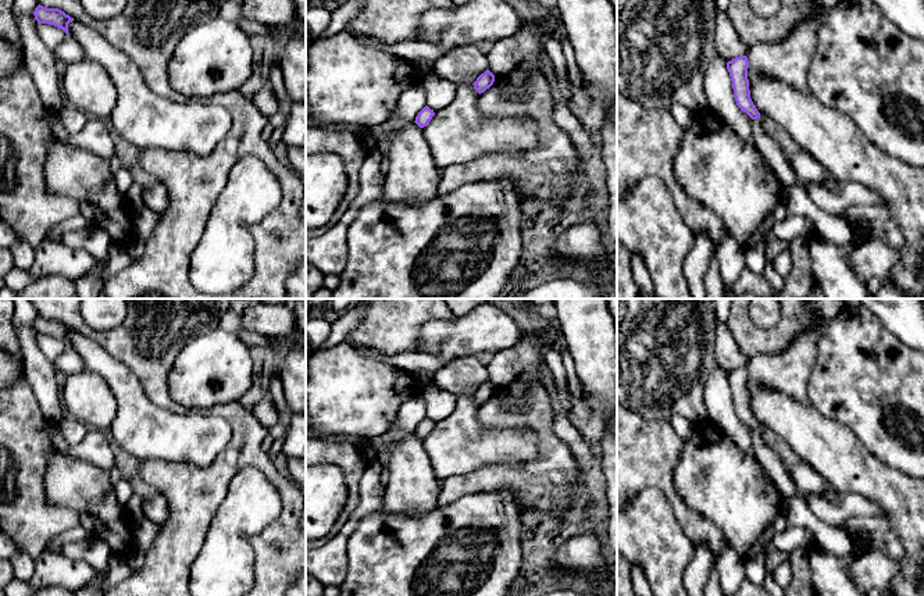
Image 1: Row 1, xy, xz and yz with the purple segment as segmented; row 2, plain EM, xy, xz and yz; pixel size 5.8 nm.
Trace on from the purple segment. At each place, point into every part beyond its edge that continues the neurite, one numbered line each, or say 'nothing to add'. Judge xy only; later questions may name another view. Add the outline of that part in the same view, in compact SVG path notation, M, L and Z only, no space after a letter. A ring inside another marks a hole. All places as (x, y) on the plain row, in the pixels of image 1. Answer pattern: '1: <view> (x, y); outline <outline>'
nothing to add

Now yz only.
1: yz (767, 457); outline M760 429L753 431L753 456L785 499L799 496L784 461L778 453L764 442L764 433Z

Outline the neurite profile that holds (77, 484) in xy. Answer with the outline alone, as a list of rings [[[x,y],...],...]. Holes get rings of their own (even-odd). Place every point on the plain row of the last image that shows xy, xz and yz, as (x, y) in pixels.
[[[56,449],[49,457],[44,488],[51,504],[72,508],[79,515],[81,527],[88,532],[88,538],[101,539],[111,552],[122,557],[133,550],[133,528],[126,511],[118,503],[108,471]]]

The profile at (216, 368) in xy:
[[[221,328],[185,345],[168,374],[170,395],[183,410],[211,411],[218,404],[239,402],[253,383],[250,347],[238,332]]]

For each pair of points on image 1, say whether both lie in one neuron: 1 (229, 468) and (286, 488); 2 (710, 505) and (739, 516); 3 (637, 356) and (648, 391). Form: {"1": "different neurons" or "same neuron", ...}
{"1": "same neuron", "2": "same neuron", "3": "same neuron"}

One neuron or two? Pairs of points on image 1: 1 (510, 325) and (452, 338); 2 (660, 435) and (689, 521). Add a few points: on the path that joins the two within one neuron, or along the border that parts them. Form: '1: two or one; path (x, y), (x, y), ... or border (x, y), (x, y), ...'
1: one; path (496, 329), (482, 329), (466, 335)
2: one; path (660, 456), (660, 477), (675, 500)

